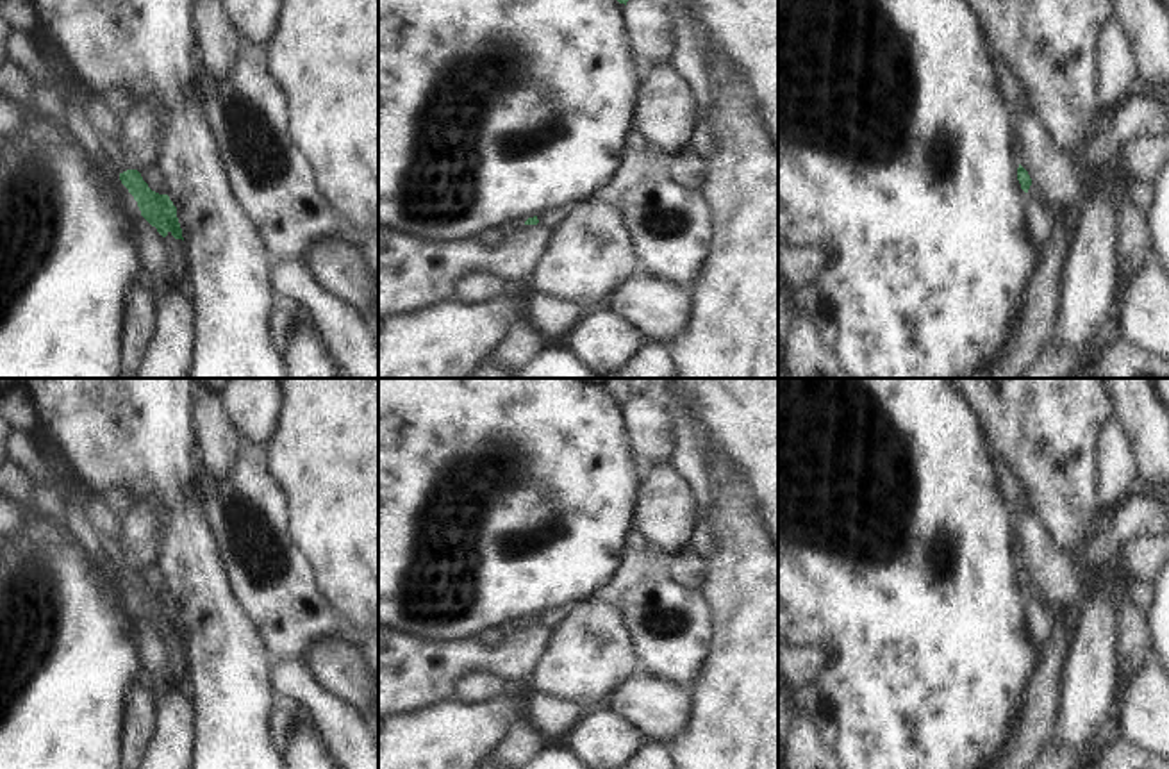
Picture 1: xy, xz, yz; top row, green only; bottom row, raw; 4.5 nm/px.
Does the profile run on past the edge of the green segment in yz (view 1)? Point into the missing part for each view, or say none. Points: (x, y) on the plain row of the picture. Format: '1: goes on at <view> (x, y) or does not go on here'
1: does not go on here

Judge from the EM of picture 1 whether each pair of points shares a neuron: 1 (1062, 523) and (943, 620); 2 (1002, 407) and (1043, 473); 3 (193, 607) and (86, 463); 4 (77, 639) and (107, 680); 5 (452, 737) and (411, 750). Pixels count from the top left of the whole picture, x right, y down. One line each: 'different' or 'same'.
1: different
2: same
3: same
4: same
5: same

